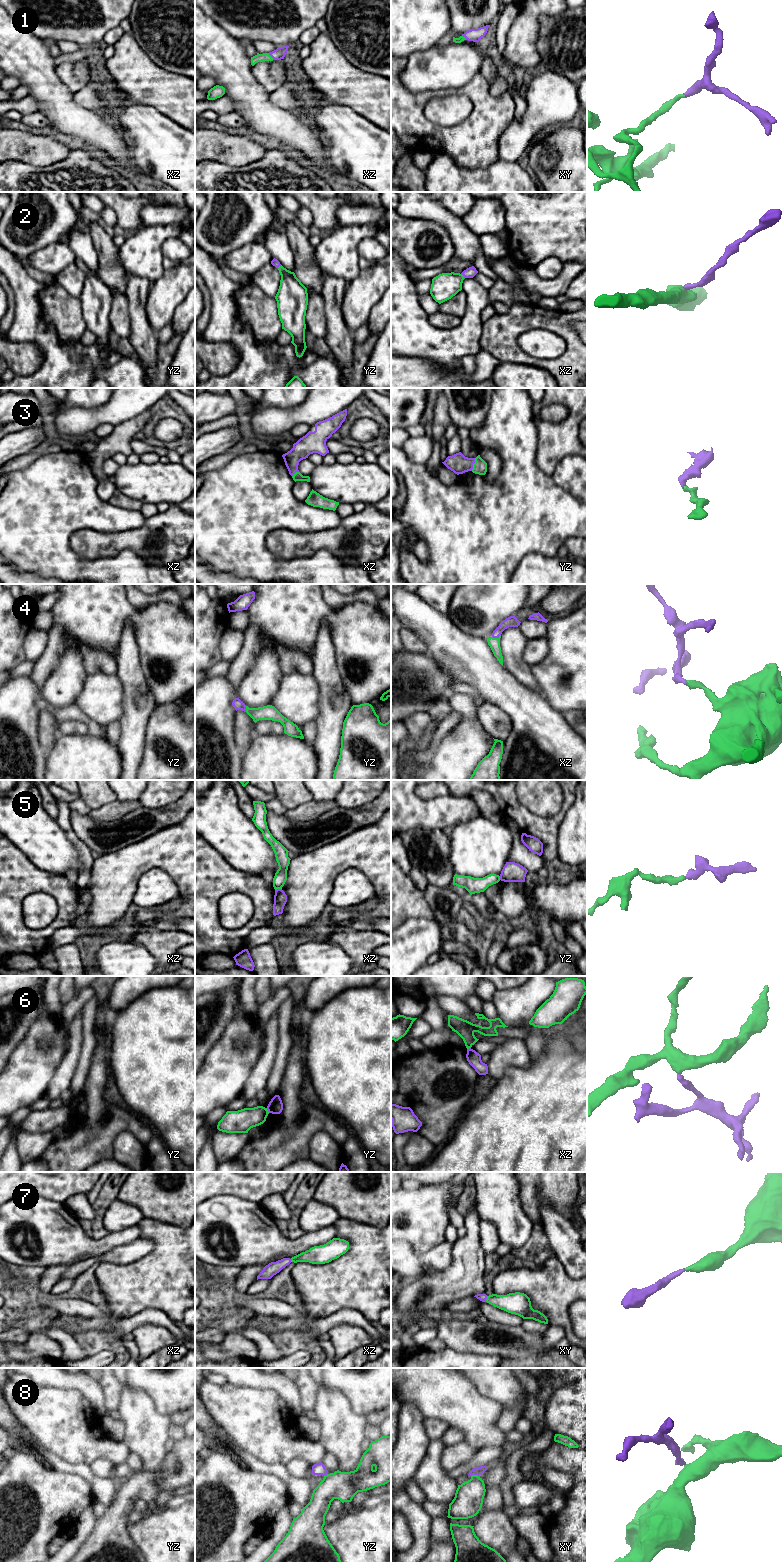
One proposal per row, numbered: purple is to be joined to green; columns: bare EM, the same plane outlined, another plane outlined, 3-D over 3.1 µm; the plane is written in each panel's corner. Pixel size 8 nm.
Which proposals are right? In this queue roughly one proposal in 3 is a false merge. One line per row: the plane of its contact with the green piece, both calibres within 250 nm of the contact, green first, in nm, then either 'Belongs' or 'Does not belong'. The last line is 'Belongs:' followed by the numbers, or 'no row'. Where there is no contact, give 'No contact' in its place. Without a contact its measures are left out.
1: Touches green in xz. Thickness 70 nm (green) against 90 nm. Belongs
2: Touches green in xz. Thickness 200 nm (green) against 90 nm. Belongs
3: Touches green in yz. Thickness 110 nm (green) against 160 nm. Belongs
4: Touches green in xz. Thickness 90 nm (green) against 90 nm. Belongs
5: Touches green in xz. Thickness 100 nm (green) against 110 nm. Belongs
6: Touches green in yz. Thickness 190 nm (green) against 120 nm. Does not belong
7: Touches green in xy. Thickness 180 nm (green) against 60 nm. Belongs
8: Touches green in xy. Thickness 240 nm (green) against 70 nm. Does not belong
Belongs: 1, 2, 3, 4, 5, 7

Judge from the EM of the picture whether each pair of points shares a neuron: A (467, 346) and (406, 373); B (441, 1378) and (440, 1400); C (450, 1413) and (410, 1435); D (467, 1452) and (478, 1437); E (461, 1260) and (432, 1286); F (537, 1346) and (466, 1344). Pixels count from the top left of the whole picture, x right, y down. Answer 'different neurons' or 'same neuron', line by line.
A: different neurons
B: same neuron
C: different neurons
D: different neurons
E: same neuron
F: same neuron

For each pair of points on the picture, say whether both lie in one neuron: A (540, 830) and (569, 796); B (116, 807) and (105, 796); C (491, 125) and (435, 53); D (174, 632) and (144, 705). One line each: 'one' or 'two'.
A: one
B: two
C: two
D: two

